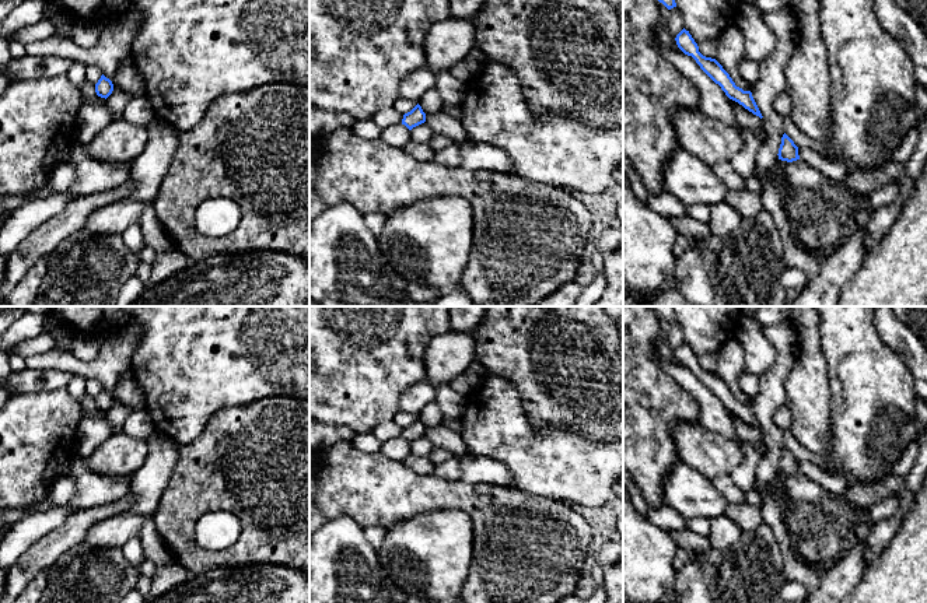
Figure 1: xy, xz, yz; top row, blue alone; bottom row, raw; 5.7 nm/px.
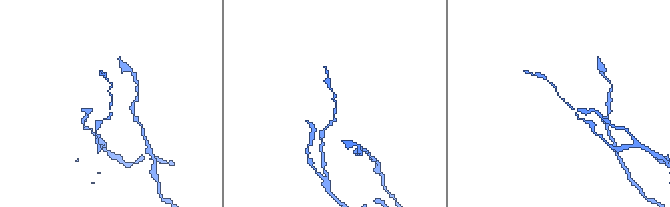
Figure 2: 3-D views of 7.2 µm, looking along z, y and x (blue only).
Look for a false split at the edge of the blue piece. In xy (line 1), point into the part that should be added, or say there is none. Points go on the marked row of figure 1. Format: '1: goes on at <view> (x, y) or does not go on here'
1: does not go on here

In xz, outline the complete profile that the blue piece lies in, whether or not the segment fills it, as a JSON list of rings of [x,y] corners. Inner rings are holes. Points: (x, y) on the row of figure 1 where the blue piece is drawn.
[[[417,104],[410,112],[403,115],[402,125],[409,130],[426,122],[426,113],[421,106]]]

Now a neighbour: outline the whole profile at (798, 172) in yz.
[[[779,159],[784,171],[784,176],[793,185],[800,187],[825,187],[825,186],[835,186],[839,189],[850,189],[844,180],[833,180],[829,176],[822,175],[818,169],[809,166],[802,159],[797,159],[793,162]]]

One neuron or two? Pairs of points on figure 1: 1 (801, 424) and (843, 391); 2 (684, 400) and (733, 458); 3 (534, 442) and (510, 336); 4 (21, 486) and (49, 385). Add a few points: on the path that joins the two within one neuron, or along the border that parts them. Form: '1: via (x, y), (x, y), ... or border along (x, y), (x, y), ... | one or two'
1: border along (826, 368), (831, 434) | two
2: border along (698, 421), (677, 421), (671, 427), (677, 448) | two
3: border along (516, 389), (525, 416), (534, 427), (560, 428) | two
4: border along (65, 386), (16, 395) | two

